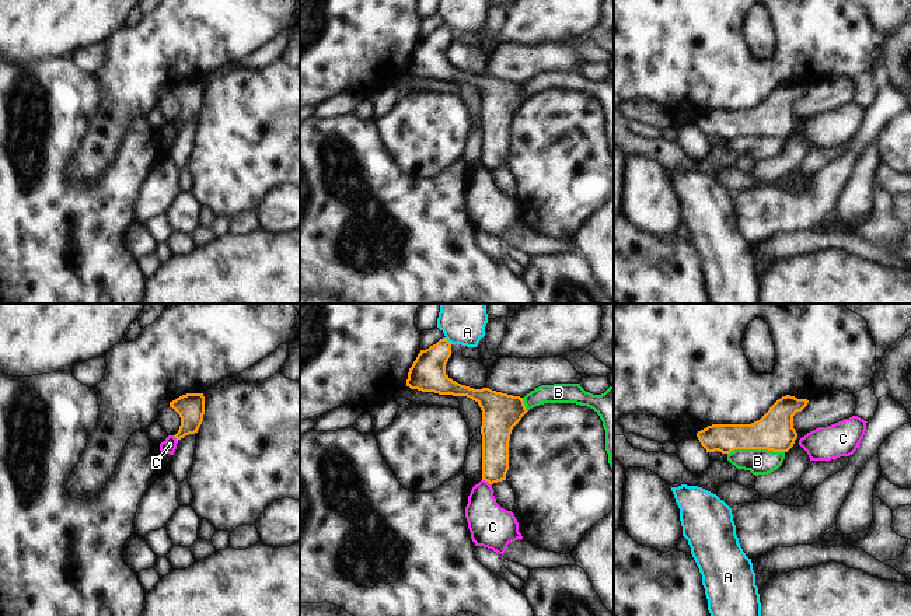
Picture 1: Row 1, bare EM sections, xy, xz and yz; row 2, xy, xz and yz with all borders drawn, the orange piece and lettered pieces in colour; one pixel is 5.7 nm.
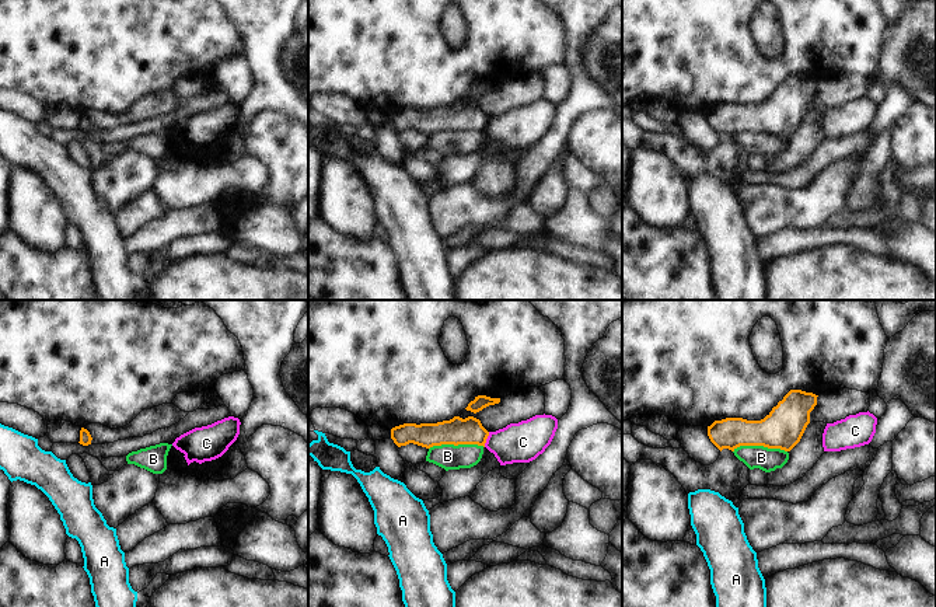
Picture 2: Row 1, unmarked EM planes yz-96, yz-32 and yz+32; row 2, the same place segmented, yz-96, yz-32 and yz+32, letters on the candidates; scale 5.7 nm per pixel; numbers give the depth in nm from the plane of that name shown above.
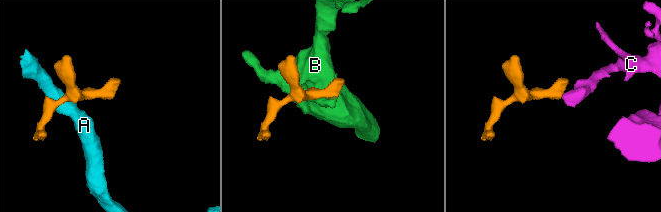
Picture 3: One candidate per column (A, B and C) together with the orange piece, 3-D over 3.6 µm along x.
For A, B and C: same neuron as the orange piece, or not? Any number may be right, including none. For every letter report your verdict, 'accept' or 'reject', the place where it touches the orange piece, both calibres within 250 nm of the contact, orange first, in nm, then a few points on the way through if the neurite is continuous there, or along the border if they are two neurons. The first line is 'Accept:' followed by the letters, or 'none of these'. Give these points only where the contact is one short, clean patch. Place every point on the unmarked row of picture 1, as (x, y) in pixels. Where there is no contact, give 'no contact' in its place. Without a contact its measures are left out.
Accept: none of these
A: reject | xz (447, 27) | 200/190 nm | along xz (444, 24), (451, 30)
B: reject | yz (756, 135) | 220/140 nm | along yz (784, 137), (733, 136), (728, 140)
C: reject | xz (487, 167) | 160/240 nm | along xz (482, 165), (491, 171)

